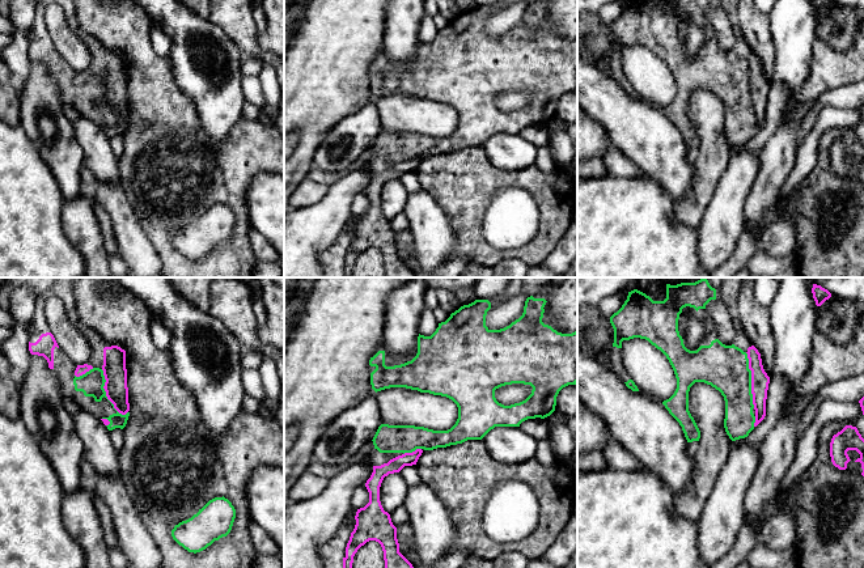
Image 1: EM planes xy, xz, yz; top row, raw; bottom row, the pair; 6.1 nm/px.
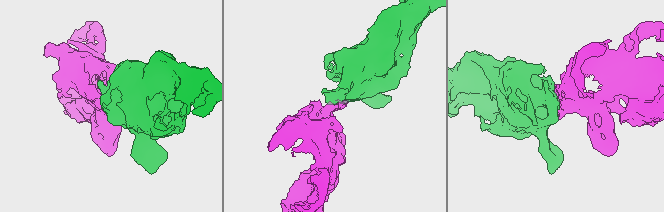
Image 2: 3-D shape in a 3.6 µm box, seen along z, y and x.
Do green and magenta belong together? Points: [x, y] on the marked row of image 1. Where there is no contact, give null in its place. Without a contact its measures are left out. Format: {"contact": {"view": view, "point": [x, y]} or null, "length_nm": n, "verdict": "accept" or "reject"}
{"contact": {"view": "yz", "point": [750, 380]}, "length_nm": 340, "verdict": "accept"}

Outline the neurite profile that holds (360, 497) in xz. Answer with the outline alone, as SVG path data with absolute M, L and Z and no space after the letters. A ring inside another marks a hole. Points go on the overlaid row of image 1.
M365 486L356 487L351 499L351 508L360 509L369 503L369 492Z

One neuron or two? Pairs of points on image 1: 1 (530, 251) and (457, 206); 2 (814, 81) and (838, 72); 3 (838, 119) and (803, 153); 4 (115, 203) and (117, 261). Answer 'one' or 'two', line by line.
1: one
2: one
3: one
4: two

